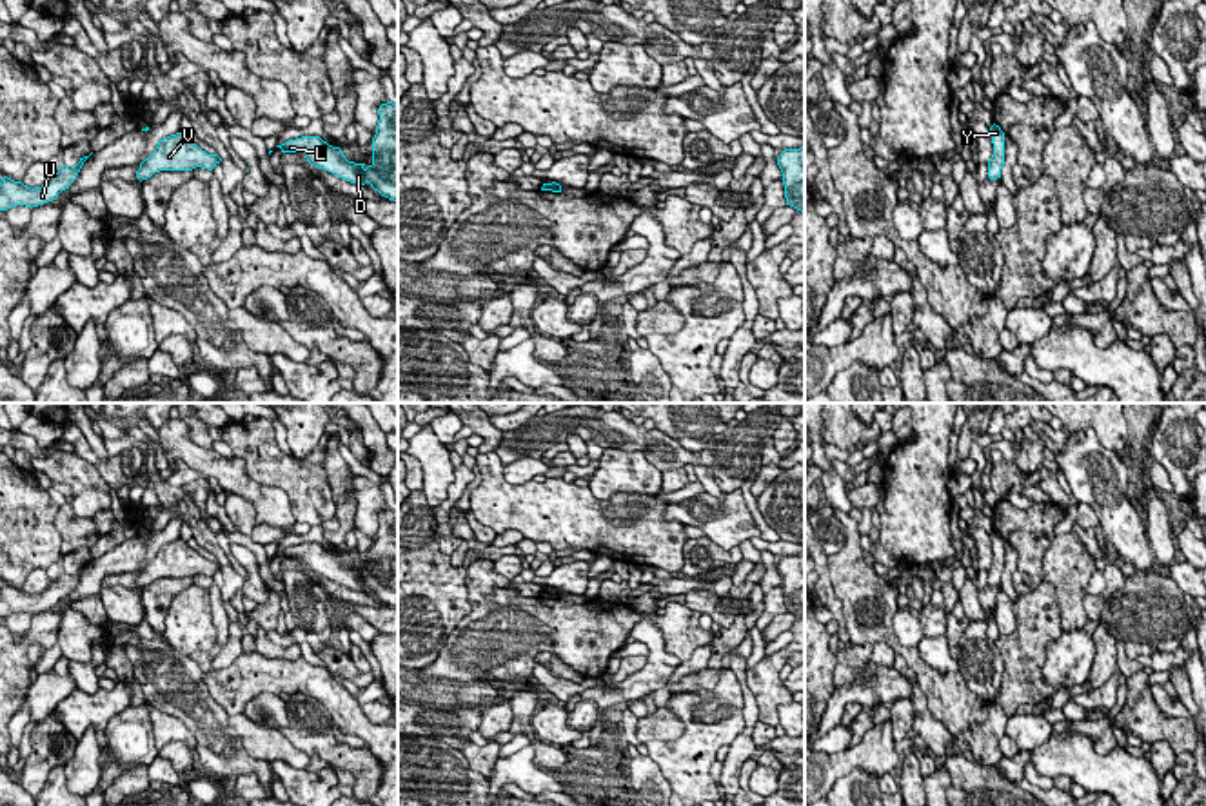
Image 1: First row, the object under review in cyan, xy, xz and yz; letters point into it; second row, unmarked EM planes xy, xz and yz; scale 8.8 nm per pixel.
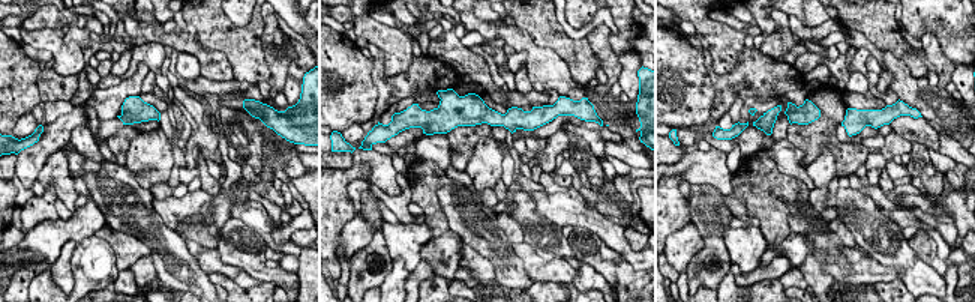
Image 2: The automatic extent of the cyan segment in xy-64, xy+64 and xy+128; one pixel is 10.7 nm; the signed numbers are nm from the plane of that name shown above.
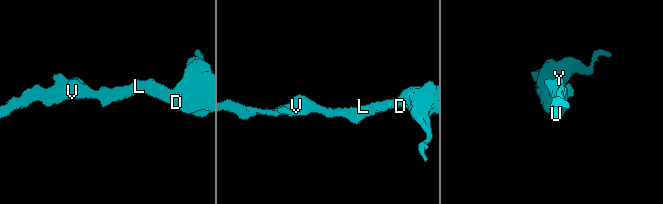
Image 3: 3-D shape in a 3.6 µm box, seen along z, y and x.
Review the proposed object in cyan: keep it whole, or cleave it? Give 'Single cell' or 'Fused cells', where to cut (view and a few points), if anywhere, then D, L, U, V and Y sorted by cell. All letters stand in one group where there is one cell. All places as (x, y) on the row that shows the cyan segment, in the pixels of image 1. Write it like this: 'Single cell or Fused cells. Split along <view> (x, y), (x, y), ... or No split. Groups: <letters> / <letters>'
Single cell. No split. Groups: D L U V Y

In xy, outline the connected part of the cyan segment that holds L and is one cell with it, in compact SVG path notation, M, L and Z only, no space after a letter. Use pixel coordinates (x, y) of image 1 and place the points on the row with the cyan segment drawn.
M387 102L378 109L380 120L372 138L372 163L349 162L340 147L320 136L302 136L282 145L282 152L303 152L307 162L356 185L367 182L381 196L398 202L398 103Z

